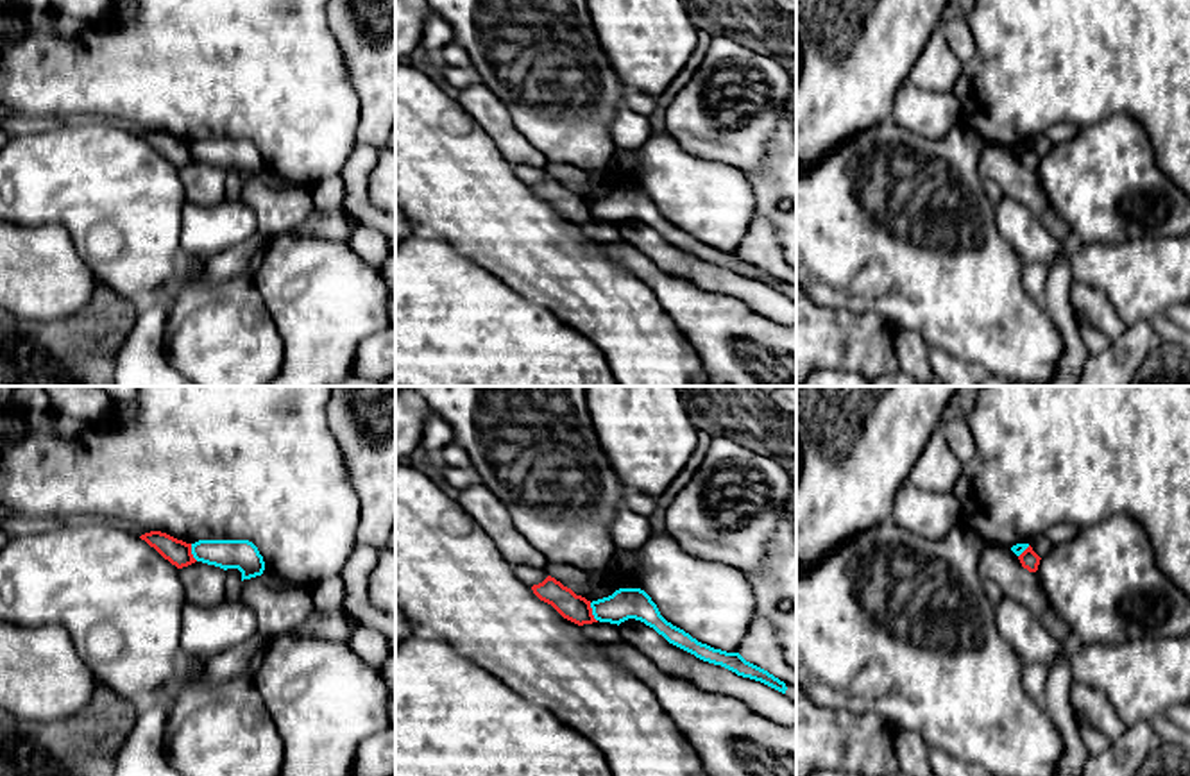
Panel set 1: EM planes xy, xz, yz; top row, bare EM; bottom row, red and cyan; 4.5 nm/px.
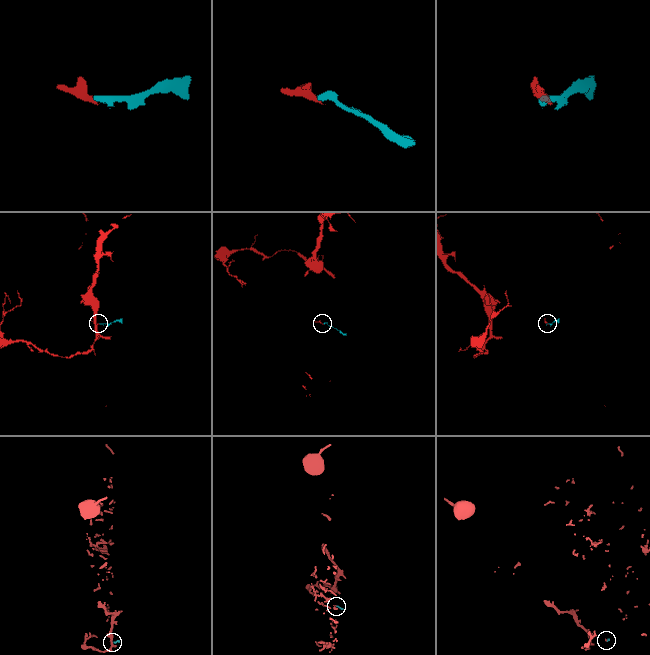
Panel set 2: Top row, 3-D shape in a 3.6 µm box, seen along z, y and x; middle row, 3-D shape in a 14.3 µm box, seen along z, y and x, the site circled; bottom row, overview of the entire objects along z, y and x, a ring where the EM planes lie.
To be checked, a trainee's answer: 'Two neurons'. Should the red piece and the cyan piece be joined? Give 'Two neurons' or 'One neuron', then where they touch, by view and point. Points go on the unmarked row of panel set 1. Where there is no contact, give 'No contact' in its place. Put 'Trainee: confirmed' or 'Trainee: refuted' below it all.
Two neurons. Touches red at xz (591, 211)
Trainee: confirmed

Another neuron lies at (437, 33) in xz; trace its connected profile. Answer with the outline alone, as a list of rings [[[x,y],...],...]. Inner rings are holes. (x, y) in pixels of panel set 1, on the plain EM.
[[[429,13],[424,21],[421,45],[438,54],[440,48],[451,41],[455,41],[455,34],[449,23],[444,21],[437,13]]]

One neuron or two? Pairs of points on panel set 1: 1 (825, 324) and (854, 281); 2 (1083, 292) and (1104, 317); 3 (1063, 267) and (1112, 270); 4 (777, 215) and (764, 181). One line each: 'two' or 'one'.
1: two
2: one
3: two
4: one

